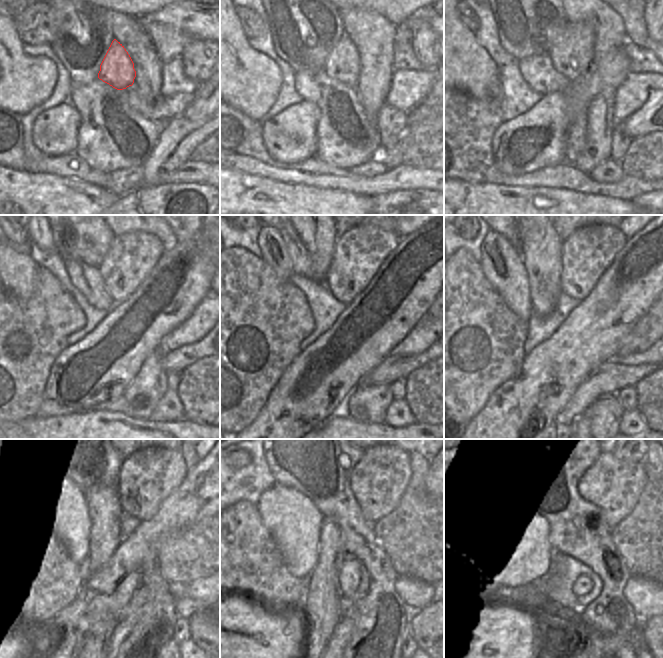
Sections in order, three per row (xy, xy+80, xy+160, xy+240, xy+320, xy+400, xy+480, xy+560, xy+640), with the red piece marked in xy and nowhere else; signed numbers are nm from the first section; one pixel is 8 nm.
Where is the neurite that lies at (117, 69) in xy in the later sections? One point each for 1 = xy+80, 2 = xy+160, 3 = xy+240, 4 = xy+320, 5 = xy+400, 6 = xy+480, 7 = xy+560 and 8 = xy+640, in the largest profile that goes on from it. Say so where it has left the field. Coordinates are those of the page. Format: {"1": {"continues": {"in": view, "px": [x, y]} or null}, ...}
{"1": {"continues": {"in": "xy+80", "px": [343, 64]}}, "2": {"continues": {"in": "xy+160", "px": [571, 53]}}, "3": {"continues": {"in": "xy+240", "px": [131, 256]}}, "4": {"continues": {"in": "xy+320", "px": [359, 252]}}, "5": {"continues": {"in": "xy+400", "px": [586, 254]}}, "6": {"continues": {"in": "xy+480", "px": [147, 477]}}, "7": {"continues": {"in": "xy+560", "px": [379, 479]}}, "8": {"continues": {"in": "xy+640", "px": [613, 485]}}}

